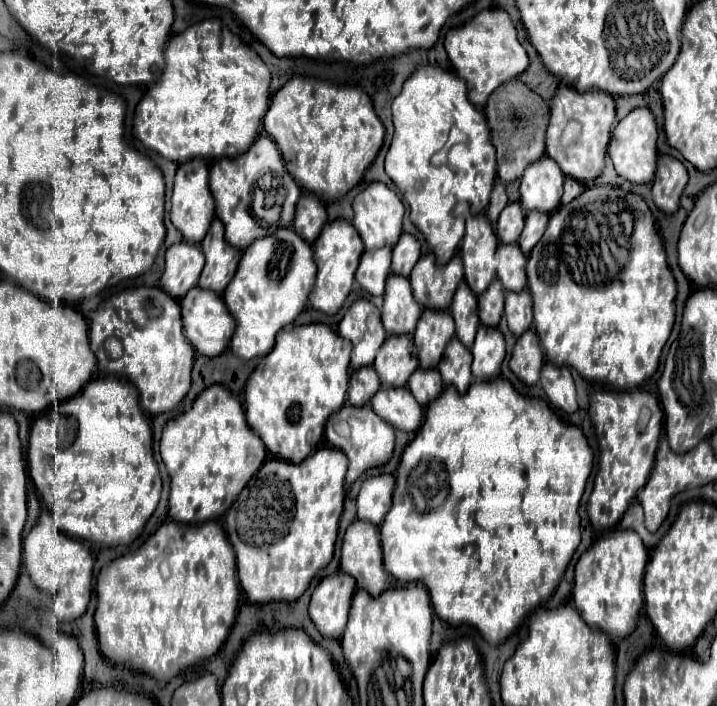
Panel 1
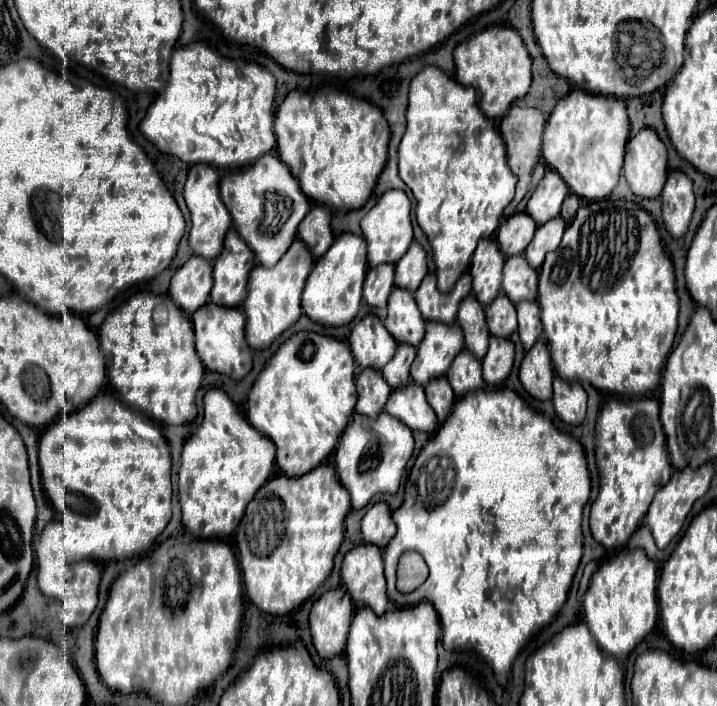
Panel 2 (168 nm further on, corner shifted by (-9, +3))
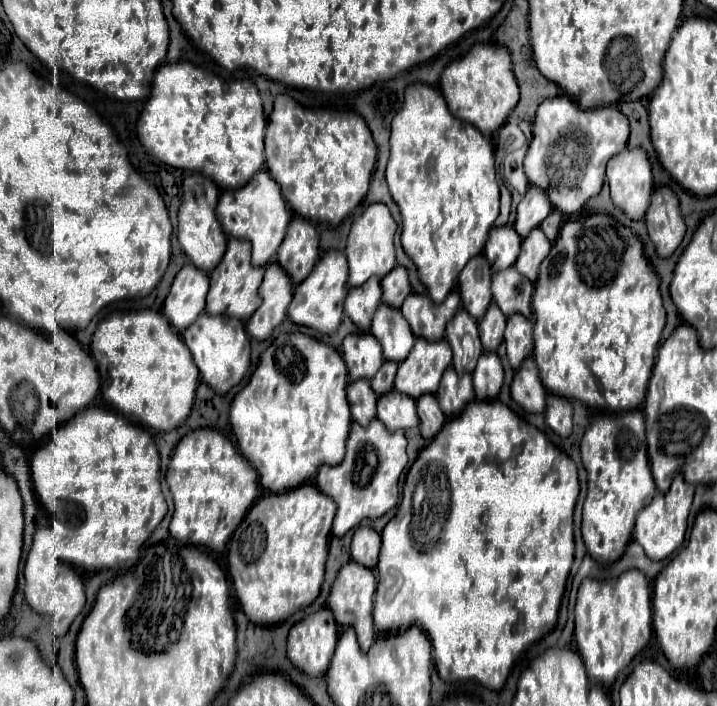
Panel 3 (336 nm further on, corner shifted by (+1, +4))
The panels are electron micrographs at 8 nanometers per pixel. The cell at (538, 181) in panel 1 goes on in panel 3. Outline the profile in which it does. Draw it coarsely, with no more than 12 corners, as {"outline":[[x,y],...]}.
{"outline":[[530,185],[518,203],[516,231],[526,237],[552,211],[544,189]]}

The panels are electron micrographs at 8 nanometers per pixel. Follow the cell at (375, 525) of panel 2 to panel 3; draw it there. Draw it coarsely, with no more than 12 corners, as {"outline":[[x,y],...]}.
{"outline":[[358,527],[352,559],[374,569],[380,555],[380,533]]}

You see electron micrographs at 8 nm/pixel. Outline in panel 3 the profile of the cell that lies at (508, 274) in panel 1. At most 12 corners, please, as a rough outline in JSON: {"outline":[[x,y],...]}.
{"outline":[[514,267],[492,277],[494,303],[506,317],[530,317],[534,285]]}

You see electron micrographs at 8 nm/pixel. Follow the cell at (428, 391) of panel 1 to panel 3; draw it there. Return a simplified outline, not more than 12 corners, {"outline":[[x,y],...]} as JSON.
{"outline":[[434,395],[418,399],[420,433],[432,439],[446,415]]}

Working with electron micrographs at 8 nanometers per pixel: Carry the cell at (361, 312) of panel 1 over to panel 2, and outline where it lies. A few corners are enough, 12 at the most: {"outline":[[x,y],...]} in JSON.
{"outline":[[368,314],[348,344],[360,370],[382,370],[396,350],[382,320]]}

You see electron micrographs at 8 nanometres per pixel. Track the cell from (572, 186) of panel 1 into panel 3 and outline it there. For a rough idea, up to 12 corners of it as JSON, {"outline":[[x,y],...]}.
{"outline":[[558,209],[540,223],[550,241],[556,239],[564,215]]}

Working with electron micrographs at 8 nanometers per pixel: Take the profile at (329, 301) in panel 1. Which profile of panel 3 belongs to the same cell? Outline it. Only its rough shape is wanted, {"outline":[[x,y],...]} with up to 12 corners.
{"outline":[[326,251],[294,289],[288,317],[336,333],[346,299],[346,255]]}

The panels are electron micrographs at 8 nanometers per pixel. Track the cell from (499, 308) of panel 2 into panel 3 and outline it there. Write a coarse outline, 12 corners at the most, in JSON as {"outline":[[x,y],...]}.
{"outline":[[490,303],[480,327],[486,351],[496,351],[504,337],[506,315]]}

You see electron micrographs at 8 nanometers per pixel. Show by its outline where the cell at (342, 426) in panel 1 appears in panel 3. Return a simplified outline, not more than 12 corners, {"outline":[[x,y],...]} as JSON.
{"outline":[[352,423],[346,457],[316,485],[338,511],[332,535],[398,503],[404,431]]}

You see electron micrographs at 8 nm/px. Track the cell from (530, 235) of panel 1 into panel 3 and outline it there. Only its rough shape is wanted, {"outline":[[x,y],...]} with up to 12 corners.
{"outline":[[540,227],[522,241],[514,263],[518,273],[536,281],[538,267],[550,253]]}

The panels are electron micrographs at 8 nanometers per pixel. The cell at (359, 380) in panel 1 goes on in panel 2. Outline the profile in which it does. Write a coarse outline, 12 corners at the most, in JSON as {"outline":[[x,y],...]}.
{"outline":[[378,370],[356,378],[356,412],[376,418],[390,386]]}

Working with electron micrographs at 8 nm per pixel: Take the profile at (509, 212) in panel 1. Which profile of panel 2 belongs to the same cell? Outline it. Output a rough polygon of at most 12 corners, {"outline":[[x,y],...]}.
{"outline":[[506,218],[496,234],[504,256],[524,254],[536,222]]}

